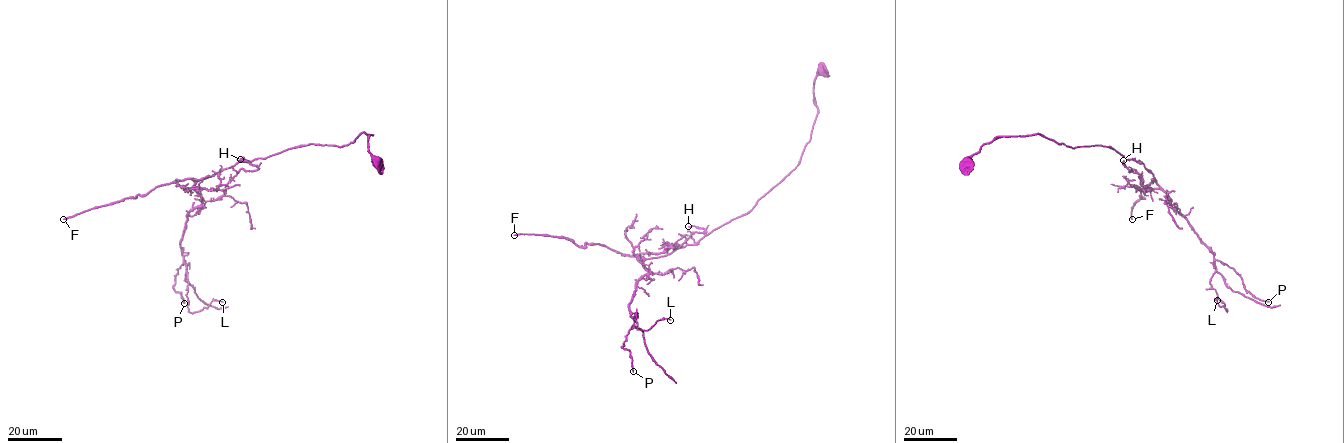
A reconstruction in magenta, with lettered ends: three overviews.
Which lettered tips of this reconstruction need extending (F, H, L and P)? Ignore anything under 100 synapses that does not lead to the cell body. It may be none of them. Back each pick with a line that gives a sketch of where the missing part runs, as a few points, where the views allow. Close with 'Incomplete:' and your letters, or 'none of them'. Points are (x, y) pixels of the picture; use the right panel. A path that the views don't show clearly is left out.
F: (1132, 219), (1134, 224), (1158, 199), (1170, 201), (1170, 218), (1177, 225), (1195, 266), (1214, 288), (1239, 307)
Incomplete: F

